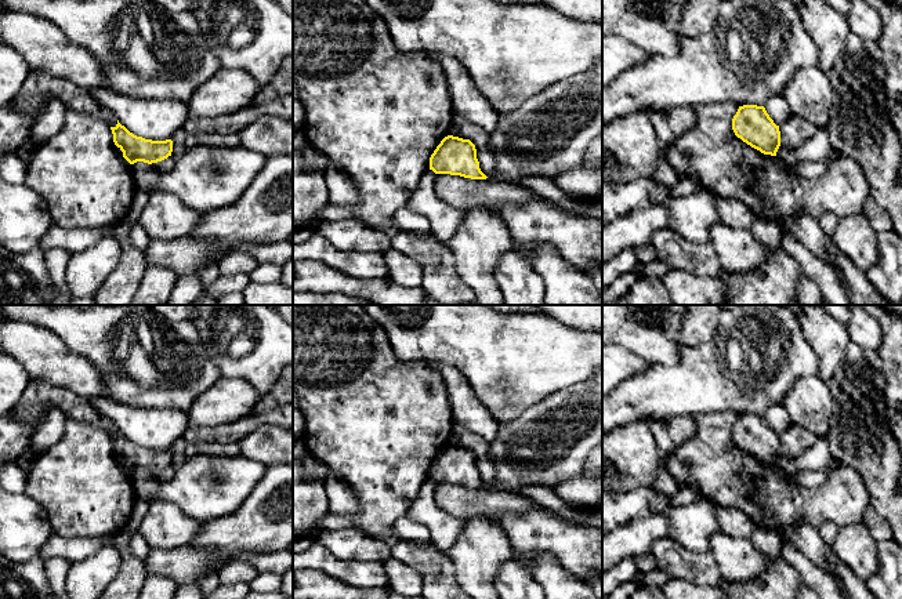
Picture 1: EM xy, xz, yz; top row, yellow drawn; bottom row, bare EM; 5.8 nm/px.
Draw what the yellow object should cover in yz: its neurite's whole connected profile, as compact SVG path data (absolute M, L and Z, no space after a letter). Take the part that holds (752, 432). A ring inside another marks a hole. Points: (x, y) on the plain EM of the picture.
M739 415L732 428L732 439L738 447L751 457L764 464L776 465L780 455L780 440L764 415Z

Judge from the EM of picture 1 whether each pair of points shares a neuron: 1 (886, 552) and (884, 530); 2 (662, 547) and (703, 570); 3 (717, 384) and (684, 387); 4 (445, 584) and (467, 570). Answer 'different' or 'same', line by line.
1: different
2: same
3: same
4: different

